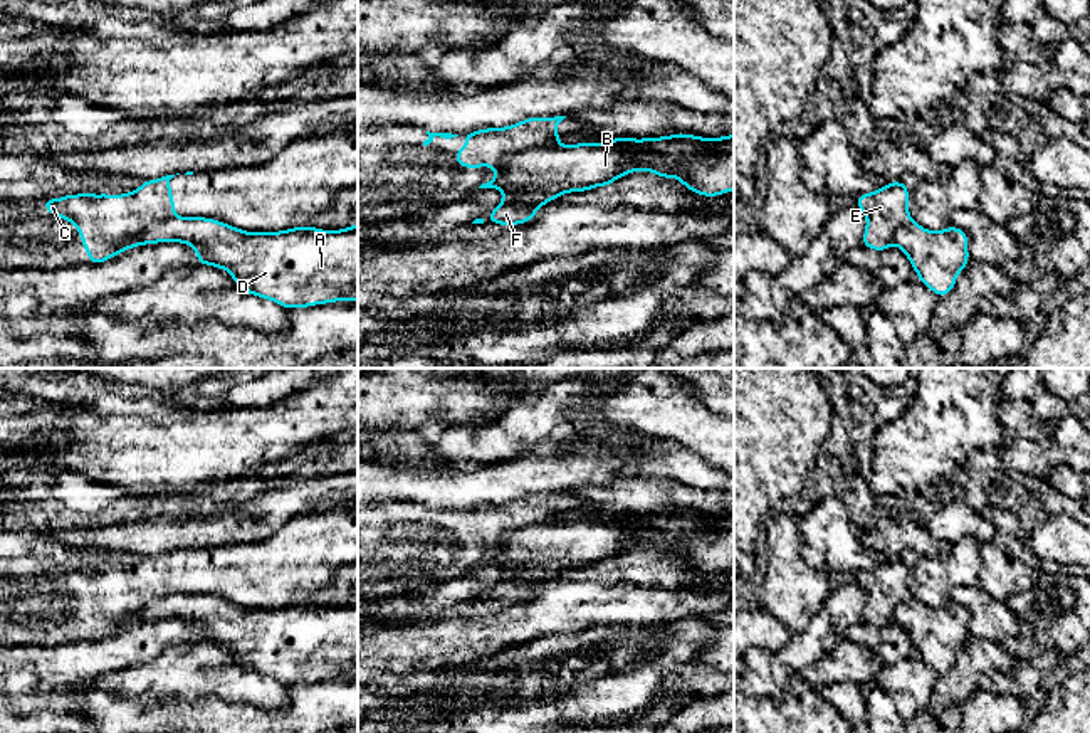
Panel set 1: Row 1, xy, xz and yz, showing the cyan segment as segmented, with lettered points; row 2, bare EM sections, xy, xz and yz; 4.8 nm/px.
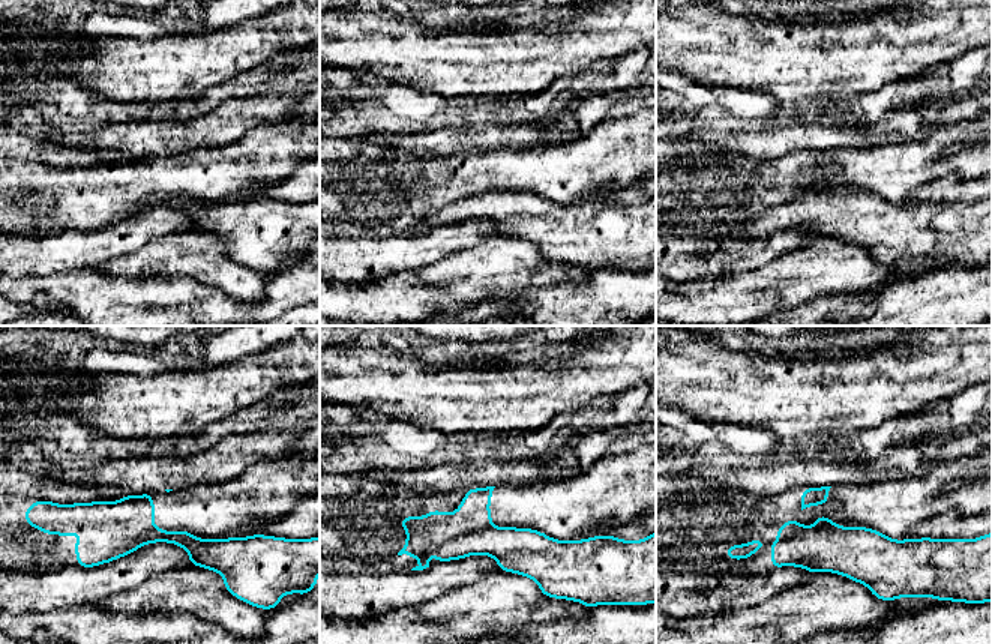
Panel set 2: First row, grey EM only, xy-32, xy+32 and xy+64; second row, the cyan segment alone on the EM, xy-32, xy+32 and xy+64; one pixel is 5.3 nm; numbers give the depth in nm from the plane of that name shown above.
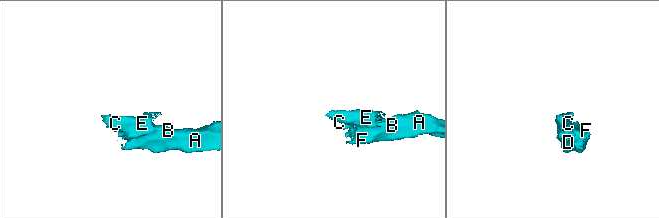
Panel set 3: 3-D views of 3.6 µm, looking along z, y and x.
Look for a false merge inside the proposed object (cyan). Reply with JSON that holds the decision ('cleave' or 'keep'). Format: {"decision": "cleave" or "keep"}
{"decision": "cleave"}

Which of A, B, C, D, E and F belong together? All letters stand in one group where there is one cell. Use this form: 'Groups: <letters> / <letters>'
Groups: A B D F / C E

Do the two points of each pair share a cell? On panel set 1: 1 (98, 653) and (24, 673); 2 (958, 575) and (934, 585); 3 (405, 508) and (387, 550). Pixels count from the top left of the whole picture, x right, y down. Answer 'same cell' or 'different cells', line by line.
1: same cell
2: same cell
3: same cell

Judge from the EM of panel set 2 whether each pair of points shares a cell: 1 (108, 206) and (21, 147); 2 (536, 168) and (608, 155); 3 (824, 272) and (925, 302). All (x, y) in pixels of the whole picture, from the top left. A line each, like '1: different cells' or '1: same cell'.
1: different cells
2: same cell
3: different cells

